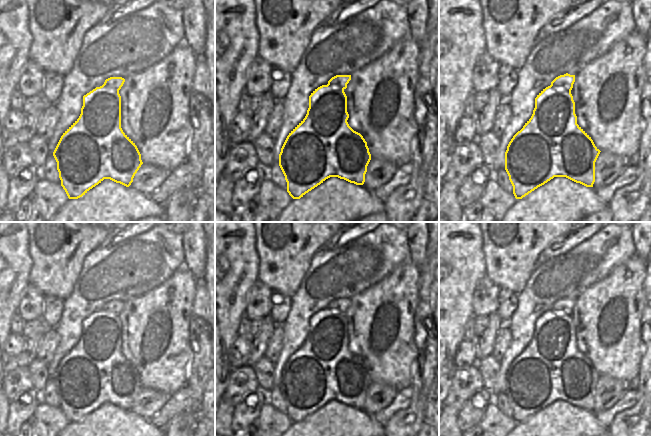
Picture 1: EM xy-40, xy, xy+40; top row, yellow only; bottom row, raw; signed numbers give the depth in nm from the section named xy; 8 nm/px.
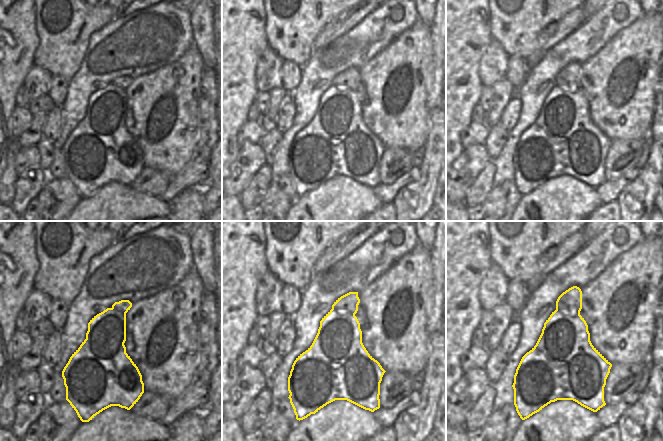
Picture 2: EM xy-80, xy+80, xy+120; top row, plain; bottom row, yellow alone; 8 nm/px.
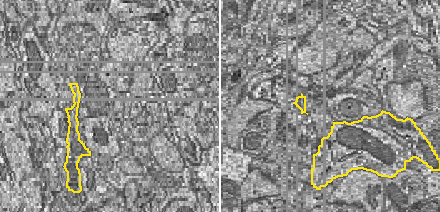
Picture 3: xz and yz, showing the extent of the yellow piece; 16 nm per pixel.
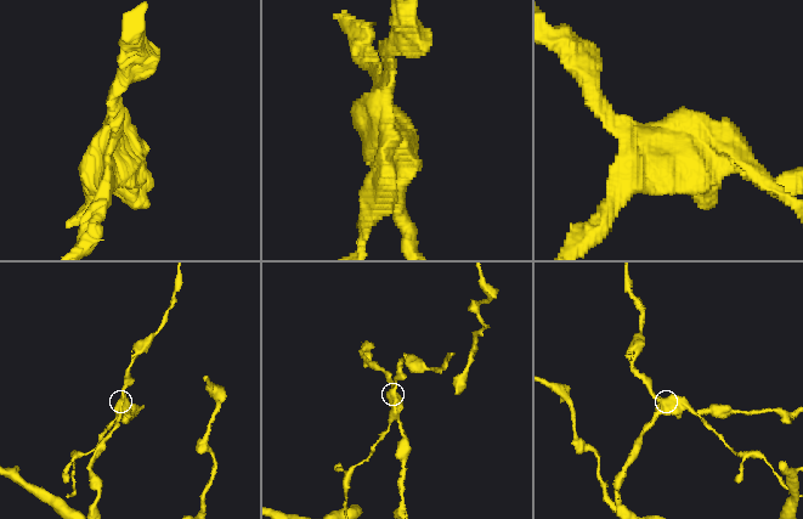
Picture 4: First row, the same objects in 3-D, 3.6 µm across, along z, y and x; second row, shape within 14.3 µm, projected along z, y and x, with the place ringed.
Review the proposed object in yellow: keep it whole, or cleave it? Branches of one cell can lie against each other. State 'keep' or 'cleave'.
cleave

